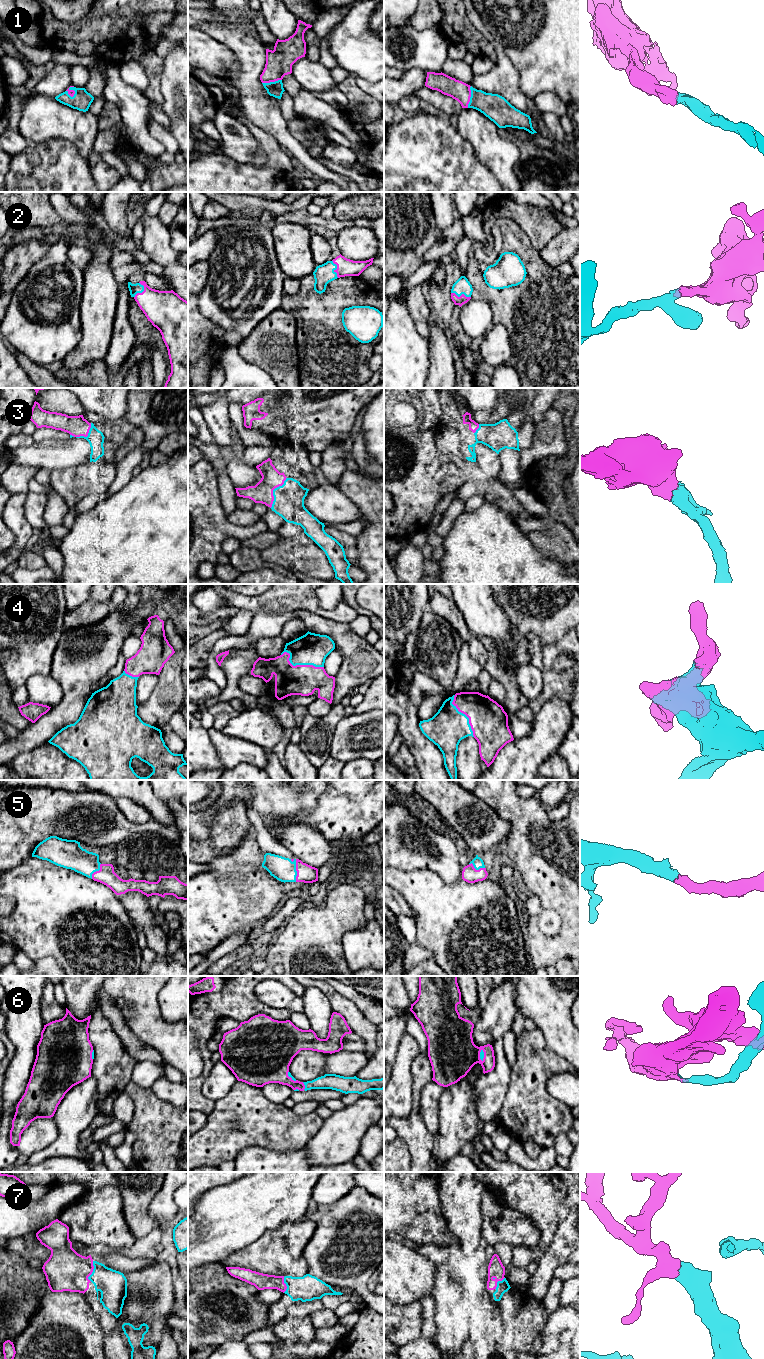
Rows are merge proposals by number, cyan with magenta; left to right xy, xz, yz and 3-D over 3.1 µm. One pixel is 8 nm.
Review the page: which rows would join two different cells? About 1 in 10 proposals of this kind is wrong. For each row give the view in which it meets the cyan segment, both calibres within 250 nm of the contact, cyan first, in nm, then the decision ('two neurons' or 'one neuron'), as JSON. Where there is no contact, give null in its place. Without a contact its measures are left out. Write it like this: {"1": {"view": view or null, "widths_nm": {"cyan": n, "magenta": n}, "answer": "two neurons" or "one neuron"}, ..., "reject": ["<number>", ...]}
{"1": {"view": "yz", "widths_nm": {"cyan": 200, "magenta": 160}, "answer": "one neuron"}, "2": {"view": "xz", "widths_nm": {"cyan": 160, "magenta": 140}, "answer": "one neuron"}, "3": {"view": "xz", "widths_nm": {"cyan": 240, "magenta": 170}, "answer": "one neuron"}, "4": {"view": "xz", "widths_nm": {"cyan": 260, "magenta": 240}, "answer": "one neuron"}, "5": {"view": "xz", "widths_nm": {"cyan": 190, "magenta": 140}, "answer": "one neuron"}, "6": {"view": "xz", "widths_nm": {"cyan": 130, "magenta": 160}, "answer": "one neuron"}, "7": {"view": "xy", "widths_nm": {"cyan": 240, "magenta": 340}, "answer": "one neuron"}, "reject": []}

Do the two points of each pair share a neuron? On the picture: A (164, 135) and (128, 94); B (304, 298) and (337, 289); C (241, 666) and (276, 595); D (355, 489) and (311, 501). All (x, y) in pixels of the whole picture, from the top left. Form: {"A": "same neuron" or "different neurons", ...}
{"A": "different neurons", "B": "same neuron", "C": "different neurons", "D": "different neurons"}

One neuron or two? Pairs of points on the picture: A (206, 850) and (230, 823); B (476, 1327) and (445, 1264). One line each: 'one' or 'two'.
A: one
B: one

